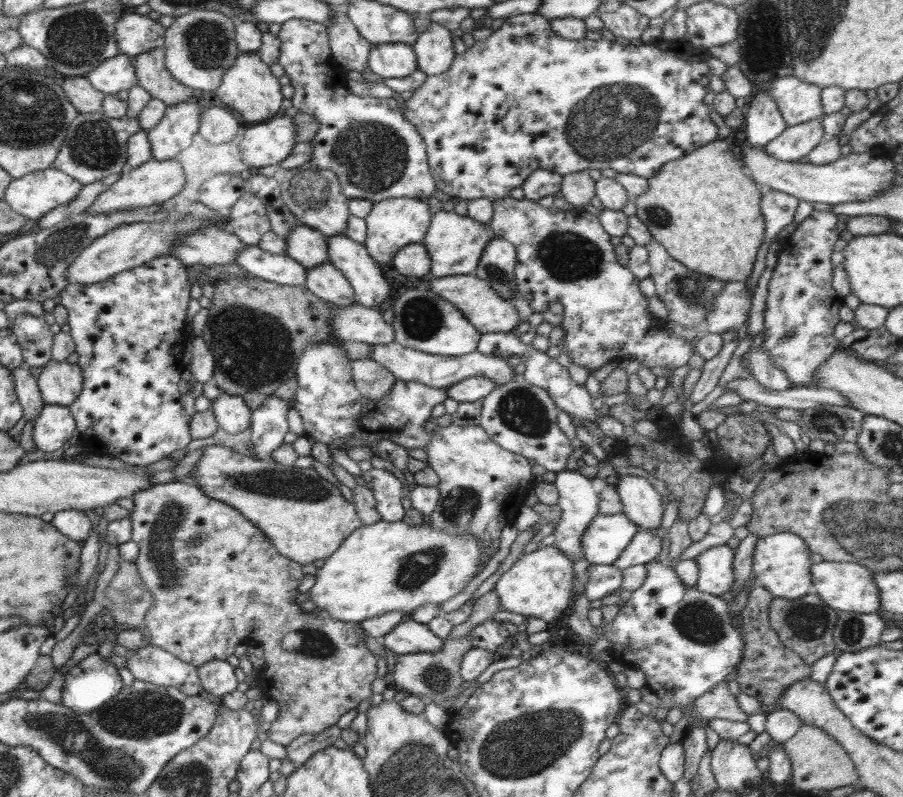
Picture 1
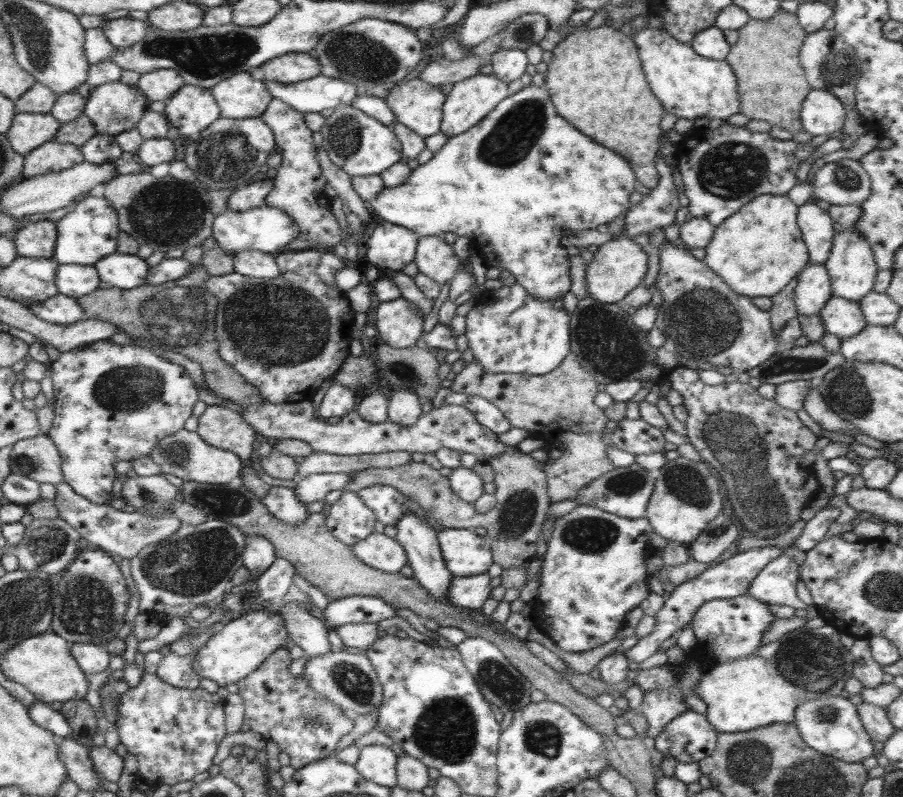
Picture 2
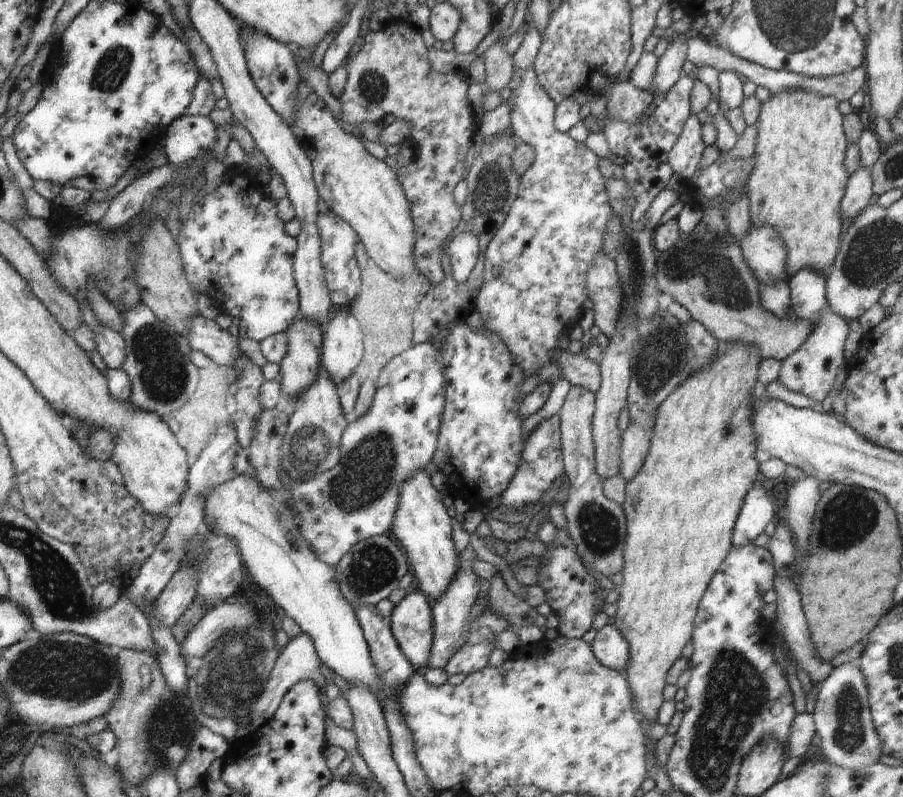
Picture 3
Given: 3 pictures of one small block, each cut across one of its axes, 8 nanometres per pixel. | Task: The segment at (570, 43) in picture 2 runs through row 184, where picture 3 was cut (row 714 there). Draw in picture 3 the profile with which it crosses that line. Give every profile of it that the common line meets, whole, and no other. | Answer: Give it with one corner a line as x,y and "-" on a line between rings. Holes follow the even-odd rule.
744,343
720,344
718,353
711,360
711,365
706,365
703,369
685,377
681,383
659,404
655,414
653,424
653,435
650,439
650,446
646,458
643,460
639,471
629,480
625,486
625,500
622,504
625,517
627,518
626,546
624,549
624,566
622,570
623,582
620,584
620,599
615,602
616,613
614,616
614,626
620,631
624,640
629,646
629,665
627,666
627,681
634,691
634,698
638,703
640,712
645,720
656,723
655,718
664,702
662,690
666,686
666,674
672,664
681,657
682,648
691,642
694,619
697,615
698,605
712,580
716,571
720,568
722,562
728,556
733,546
733,530
736,519
741,511
744,499
749,490
756,482
756,476
760,471
758,461
756,461
755,452
757,449
756,433
753,429
751,416
753,415
753,396
758,390
757,376
759,373
759,364
761,363
761,354
759,350
752,345

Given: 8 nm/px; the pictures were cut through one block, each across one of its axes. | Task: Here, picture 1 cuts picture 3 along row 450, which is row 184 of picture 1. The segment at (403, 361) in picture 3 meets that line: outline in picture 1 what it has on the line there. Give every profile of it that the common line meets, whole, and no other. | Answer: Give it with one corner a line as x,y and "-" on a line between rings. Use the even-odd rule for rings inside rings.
291,18
286,22
281,24
281,30
277,34
280,39
280,54
279,63
282,68
284,68
285,74
290,78
290,85
293,86
293,98
292,106
298,108
300,113
311,114
319,124
319,129
311,140
312,152
309,158
309,162
320,168
327,168
336,173
338,177
342,192
346,198
350,199
367,199
373,204
376,202
382,202
382,200
388,200
388,198
420,198
427,202
432,198
434,190
436,190
436,183
434,178
432,178
431,170
429,169
429,164
427,163
427,150
426,143
420,133
415,129
415,126
408,122
407,118
404,118
402,109
398,106
397,102
393,98
375,98
372,96
358,96
354,95
348,90
347,81
349,80
347,72
344,68
340,68
339,64
333,59
329,34
327,33
327,27
319,22
314,22
312,20
304,20
300,18

